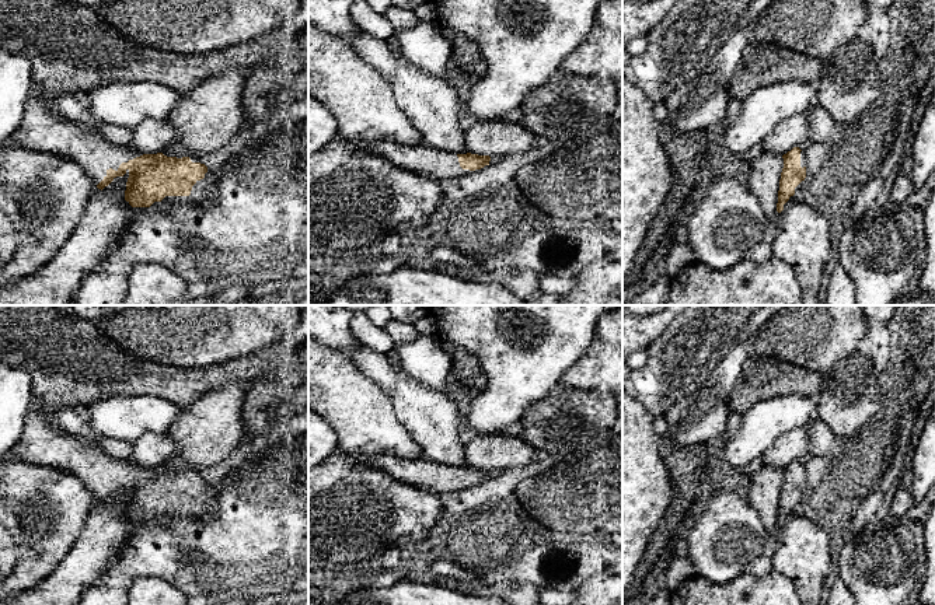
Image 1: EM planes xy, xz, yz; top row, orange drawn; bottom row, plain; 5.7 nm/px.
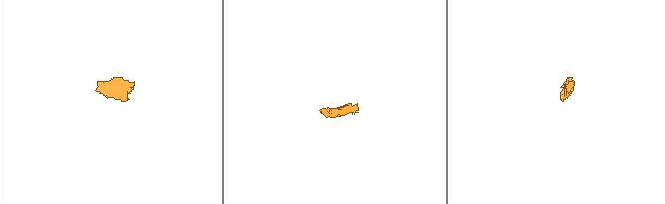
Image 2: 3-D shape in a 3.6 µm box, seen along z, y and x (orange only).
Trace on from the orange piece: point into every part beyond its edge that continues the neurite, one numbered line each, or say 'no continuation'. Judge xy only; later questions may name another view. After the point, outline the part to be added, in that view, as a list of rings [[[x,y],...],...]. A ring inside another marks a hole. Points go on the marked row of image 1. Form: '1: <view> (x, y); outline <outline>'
1: xy (41, 130); outline [[[38,97],[28,98],[24,108],[22,123],[13,133],[10,143],[35,151],[52,153],[71,158],[94,179],[95,185],[107,176],[109,168],[118,171],[122,162],[143,155],[143,153],[136,151],[129,146],[116,146],[105,140],[97,133],[91,122],[74,123],[66,118],[55,116],[50,112],[50,105],[45,104]]]
2: xy (205, 191); outline [[[206,172],[205,178],[200,181],[196,181],[196,183],[192,186],[191,197],[193,197],[199,203],[210,203],[217,196],[217,181],[216,178]]]

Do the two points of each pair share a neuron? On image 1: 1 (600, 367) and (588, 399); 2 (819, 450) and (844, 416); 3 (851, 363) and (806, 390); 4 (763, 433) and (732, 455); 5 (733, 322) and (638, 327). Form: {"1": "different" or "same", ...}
{"1": "different", "2": "different", "3": "different", "4": "same", "5": "different"}

